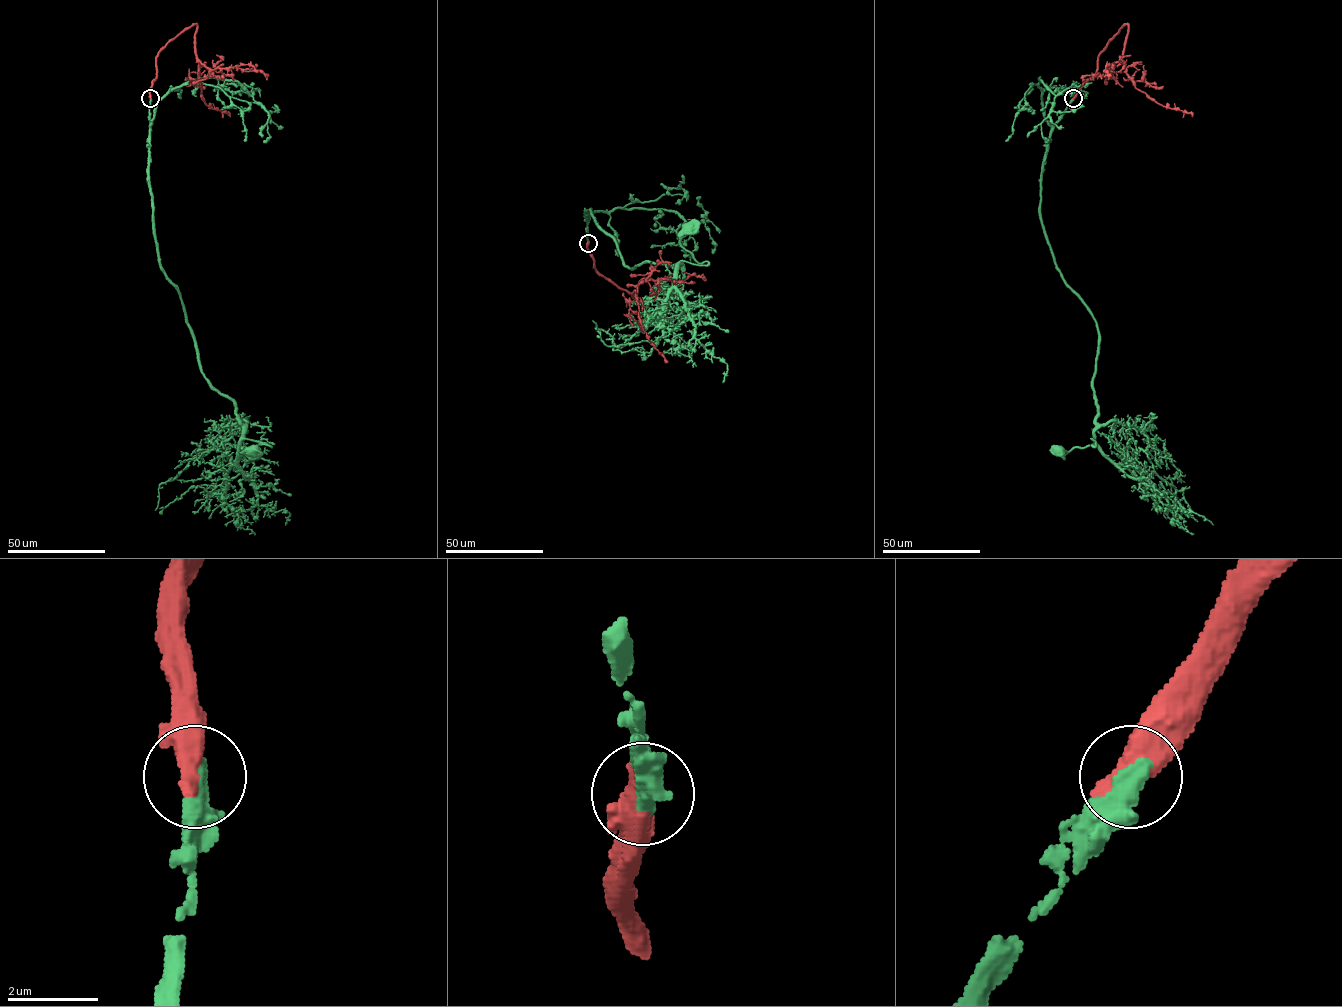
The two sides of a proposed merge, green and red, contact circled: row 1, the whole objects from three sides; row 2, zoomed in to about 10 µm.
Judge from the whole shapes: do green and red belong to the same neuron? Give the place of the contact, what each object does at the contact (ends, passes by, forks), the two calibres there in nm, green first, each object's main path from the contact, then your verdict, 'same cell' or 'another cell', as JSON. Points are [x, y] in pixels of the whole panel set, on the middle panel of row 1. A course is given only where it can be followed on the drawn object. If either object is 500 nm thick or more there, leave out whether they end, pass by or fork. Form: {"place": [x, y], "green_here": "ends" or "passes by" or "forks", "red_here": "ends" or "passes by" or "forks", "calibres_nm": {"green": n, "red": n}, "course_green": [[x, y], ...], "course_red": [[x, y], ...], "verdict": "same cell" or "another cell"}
{"place": [588, 243], "calibres_nm": {"green": 500, "red": 650}, "course_green": [[588, 243], [590, 210], [628, 268], [647, 262], [679, 266], [680, 261], [706, 265], [680, 244], [690, 229]], "course_red": [[588, 243], [595, 269], [634, 297], [632, 294], [636, 292], [639, 322], [648, 339], [667, 362]], "verdict": "same cell"}

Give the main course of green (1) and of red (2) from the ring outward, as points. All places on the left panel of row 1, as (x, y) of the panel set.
1: (150, 98), (159, 262), (178, 292), (201, 373), (233, 402), (241, 439), (270, 445), (253, 448)
2: (150, 98), (157, 53), (181, 33), (196, 24), (195, 51), (202, 99), (210, 107), (225, 111), (230, 116)

